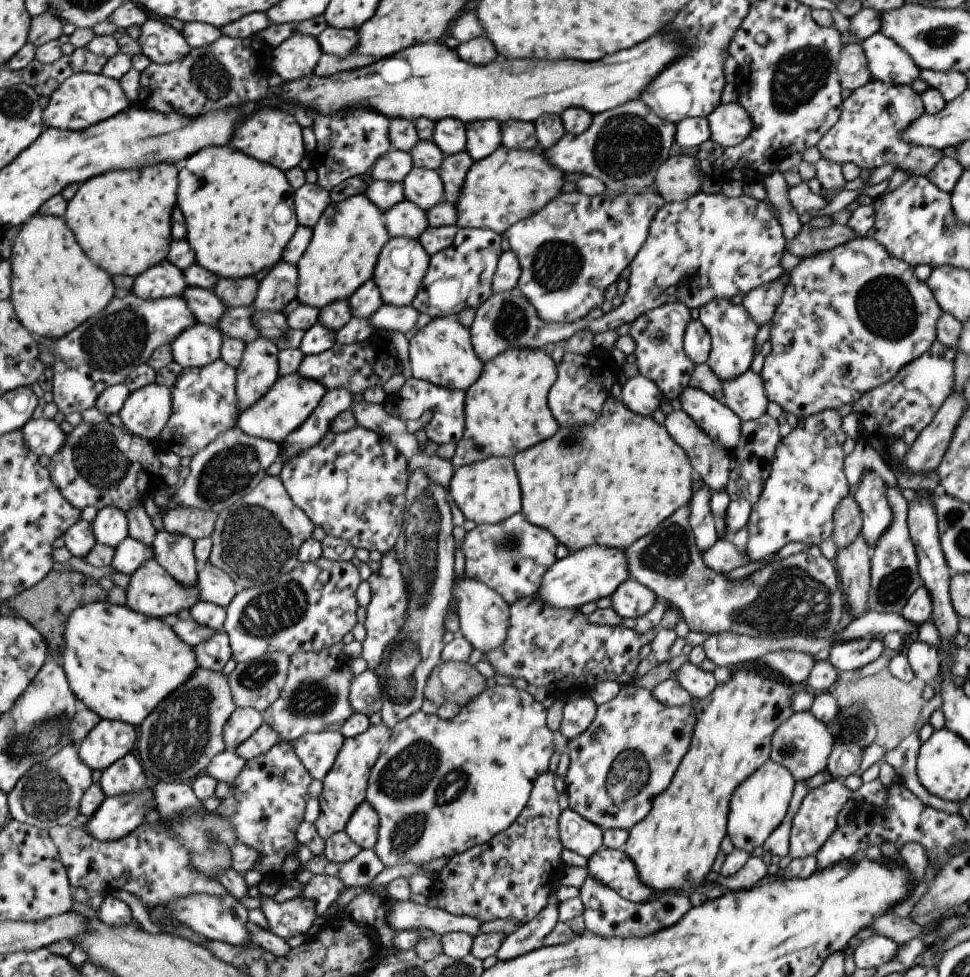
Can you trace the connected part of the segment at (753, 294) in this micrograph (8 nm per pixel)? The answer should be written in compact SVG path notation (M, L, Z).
M775 279L759 286L754 286L742 296L742 305L749 316L761 326L769 323L777 305L780 303L784 284Z

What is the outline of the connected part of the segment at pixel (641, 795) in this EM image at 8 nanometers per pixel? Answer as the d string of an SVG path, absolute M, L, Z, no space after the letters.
M631 683L623 685L609 702L596 706L589 728L566 742L569 764L563 781L568 807L602 831L629 830L636 825L649 812L652 798L669 786L689 746L696 719L692 708L693 704L689 707L663 706L648 690Z

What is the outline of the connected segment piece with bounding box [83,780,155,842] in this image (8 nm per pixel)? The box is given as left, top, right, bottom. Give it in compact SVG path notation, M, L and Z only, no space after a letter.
M148 780L148 785L144 791L135 795L119 795L114 797L105 797L103 802L97 807L97 810L87 819L83 830L96 841L107 842L116 841L145 822L150 818L154 804L154 793L152 792L151 780Z

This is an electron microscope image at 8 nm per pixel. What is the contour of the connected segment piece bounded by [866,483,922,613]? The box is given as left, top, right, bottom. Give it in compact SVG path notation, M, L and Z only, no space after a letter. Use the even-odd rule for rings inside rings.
M890 483L884 490L892 512L892 519L877 539L870 556L870 587L867 597L867 609L878 613L900 613L907 599L919 586L922 580L918 575L916 554L906 525L906 505L901 490Z

